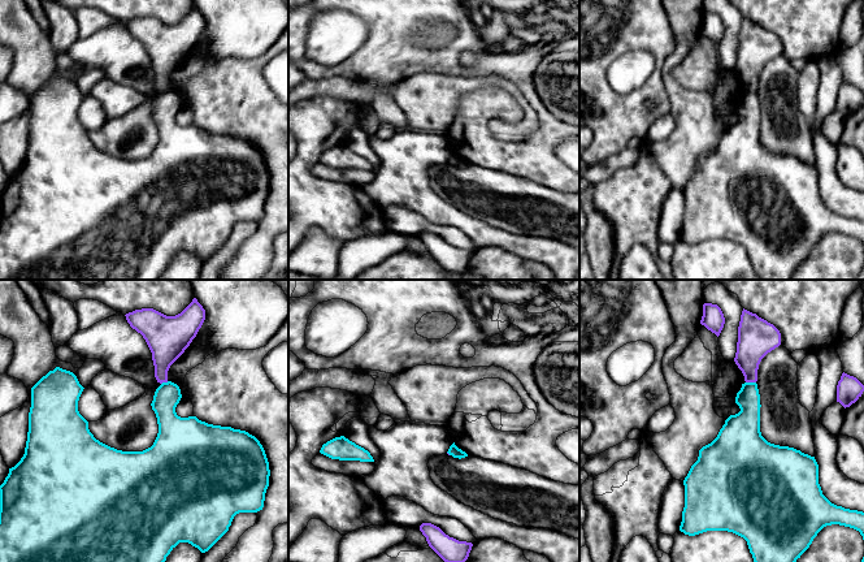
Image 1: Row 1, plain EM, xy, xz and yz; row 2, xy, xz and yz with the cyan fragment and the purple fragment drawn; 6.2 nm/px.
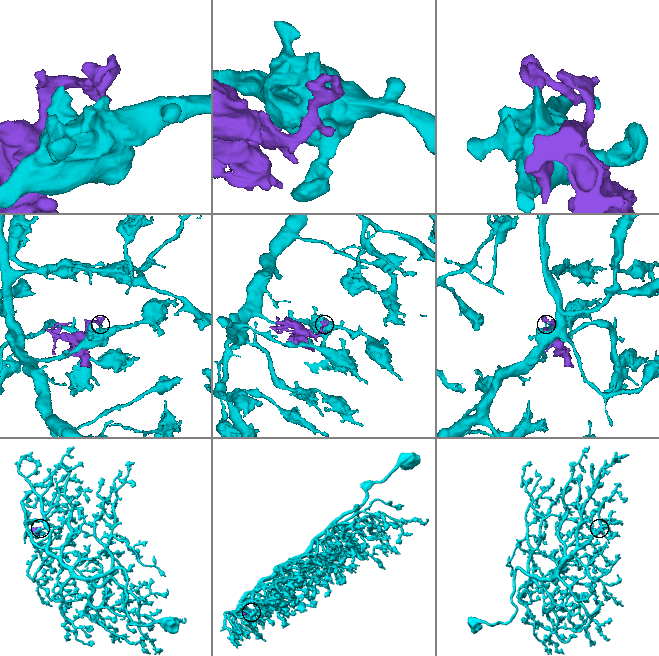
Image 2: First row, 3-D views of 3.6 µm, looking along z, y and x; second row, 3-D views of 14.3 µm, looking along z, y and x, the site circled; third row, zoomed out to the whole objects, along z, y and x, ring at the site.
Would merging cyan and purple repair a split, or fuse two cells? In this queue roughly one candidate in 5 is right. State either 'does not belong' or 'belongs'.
does not belong

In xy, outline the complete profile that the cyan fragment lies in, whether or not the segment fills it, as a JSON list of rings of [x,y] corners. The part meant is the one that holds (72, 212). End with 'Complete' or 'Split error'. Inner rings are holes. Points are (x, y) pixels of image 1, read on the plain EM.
[[[60,75],[49,79],[31,96],[25,163],[9,177],[0,194],[0,280],[157,280],[179,251],[188,251],[205,261],[229,239],[236,222],[262,219],[270,178],[265,159],[255,144],[231,135],[208,133],[196,125],[178,125],[175,116],[182,107],[181,98],[168,90],[156,98],[151,112],[159,133],[153,154],[143,160],[117,159],[96,148],[88,138],[88,130],[79,122],[78,109],[83,98],[73,81]]]. Complete

